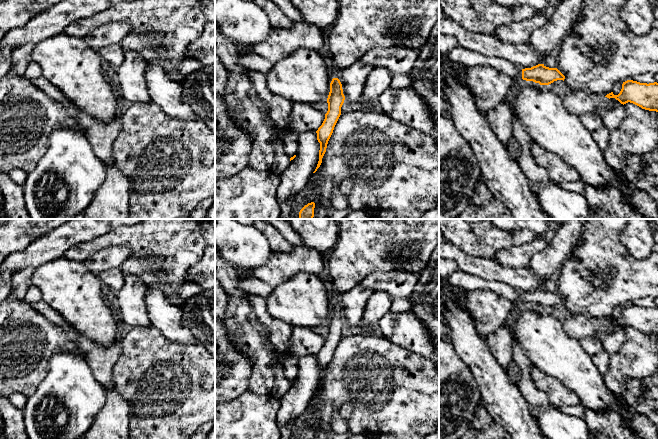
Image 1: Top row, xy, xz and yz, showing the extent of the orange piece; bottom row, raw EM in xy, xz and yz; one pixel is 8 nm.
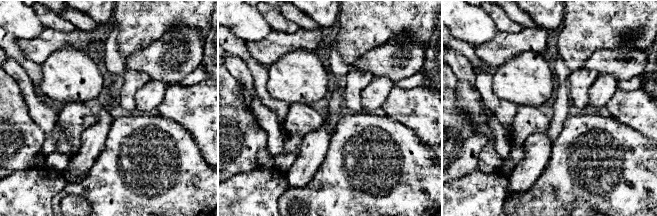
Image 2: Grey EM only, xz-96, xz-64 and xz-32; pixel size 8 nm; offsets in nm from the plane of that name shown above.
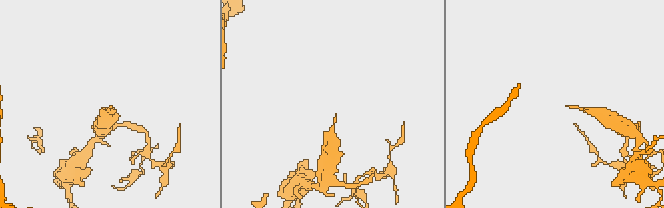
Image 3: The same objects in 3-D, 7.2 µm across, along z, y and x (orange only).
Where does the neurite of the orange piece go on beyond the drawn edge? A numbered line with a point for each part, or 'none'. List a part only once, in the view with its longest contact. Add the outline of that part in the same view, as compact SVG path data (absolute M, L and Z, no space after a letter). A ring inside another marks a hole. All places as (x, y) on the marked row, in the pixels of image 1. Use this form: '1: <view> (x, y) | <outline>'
1: yz (461, 55) | M460 46L455 47L447 54L441 56L442 58L461 63L465 66L489 66L517 81L520 81L522 78L522 70L508 60L493 56L485 56Z

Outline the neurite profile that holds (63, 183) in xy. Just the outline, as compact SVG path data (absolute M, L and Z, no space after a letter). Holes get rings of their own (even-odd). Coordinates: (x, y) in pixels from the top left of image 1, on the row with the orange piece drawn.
M57 128L49 135L46 152L36 167L28 173L22 186L28 214L31 219L74 219L77 214L84 213L105 177L105 165L95 155L85 134L73 128Z

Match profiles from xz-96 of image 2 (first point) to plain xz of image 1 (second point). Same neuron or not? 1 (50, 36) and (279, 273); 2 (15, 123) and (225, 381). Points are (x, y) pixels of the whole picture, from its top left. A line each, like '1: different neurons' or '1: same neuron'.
1: same neuron
2: same neuron

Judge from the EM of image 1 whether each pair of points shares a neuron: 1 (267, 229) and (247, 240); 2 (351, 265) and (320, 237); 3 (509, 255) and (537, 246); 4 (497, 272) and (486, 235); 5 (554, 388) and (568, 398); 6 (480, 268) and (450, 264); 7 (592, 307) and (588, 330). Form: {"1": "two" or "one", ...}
{"1": "two", "2": "two", "3": "one", "4": "two", "5": "one", "6": "two", "7": "two"}

